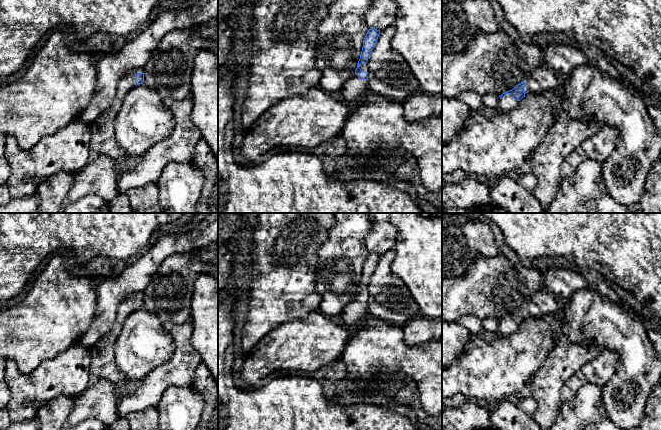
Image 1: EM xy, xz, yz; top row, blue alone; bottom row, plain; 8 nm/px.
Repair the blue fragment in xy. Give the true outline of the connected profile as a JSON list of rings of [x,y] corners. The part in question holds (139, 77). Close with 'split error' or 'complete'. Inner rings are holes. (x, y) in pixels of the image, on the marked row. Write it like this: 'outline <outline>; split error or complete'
outline [[[143,67],[128,70],[118,82],[114,102],[89,125],[91,155],[109,156],[115,162],[118,178],[129,171],[134,163],[116,141],[114,121],[126,94],[142,82],[144,82]]]; split error

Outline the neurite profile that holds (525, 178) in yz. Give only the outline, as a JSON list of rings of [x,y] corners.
[[[527,168],[514,176],[518,184],[529,192],[537,185],[537,177]]]

